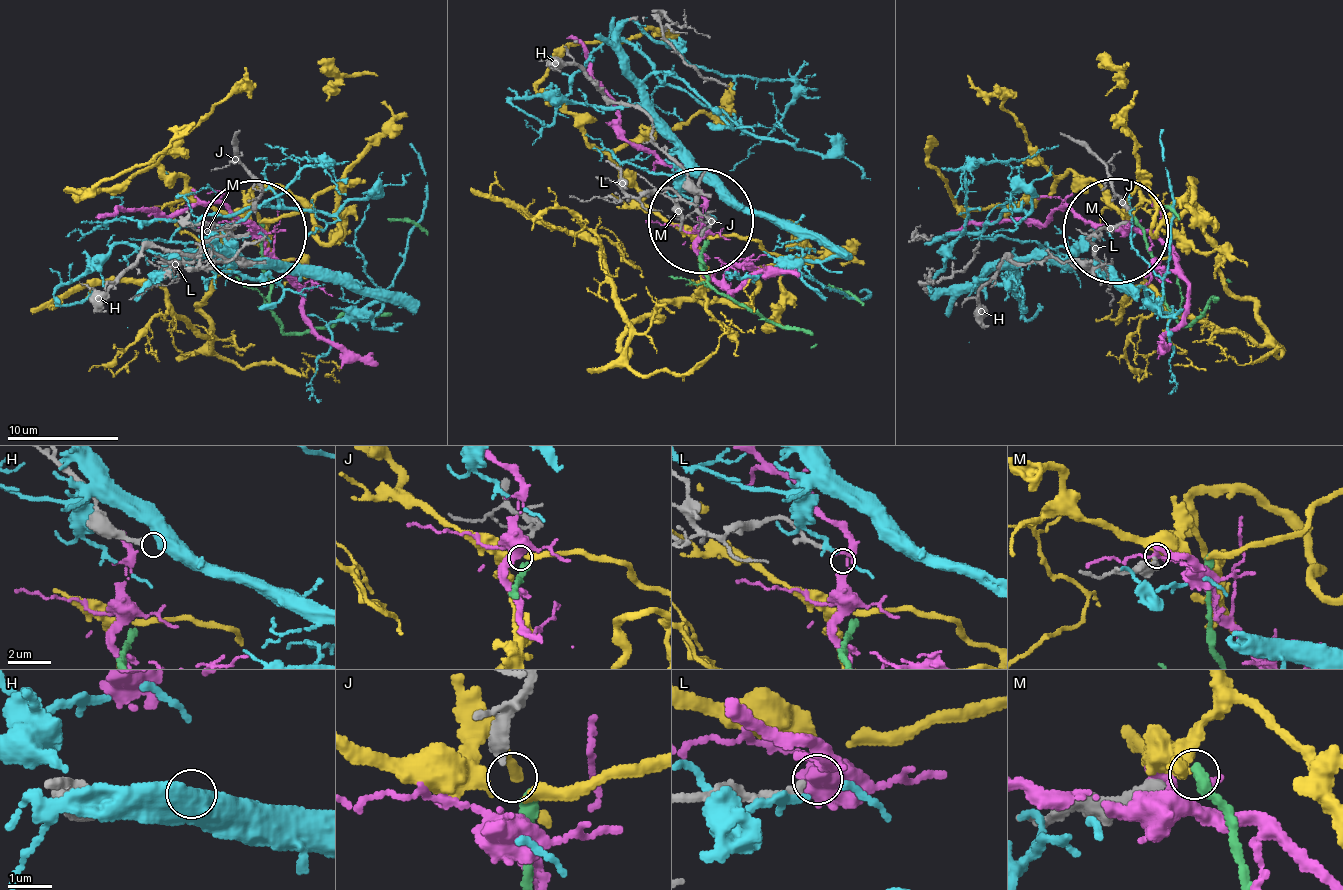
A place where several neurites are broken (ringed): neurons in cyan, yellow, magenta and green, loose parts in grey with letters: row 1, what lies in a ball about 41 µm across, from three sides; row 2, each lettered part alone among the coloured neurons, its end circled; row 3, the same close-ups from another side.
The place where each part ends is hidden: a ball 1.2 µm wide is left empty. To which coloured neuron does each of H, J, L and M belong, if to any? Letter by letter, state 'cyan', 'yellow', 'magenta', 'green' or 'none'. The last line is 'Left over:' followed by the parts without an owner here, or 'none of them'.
H: none
J: green
L: magenta
M: none
Left over: H, M

